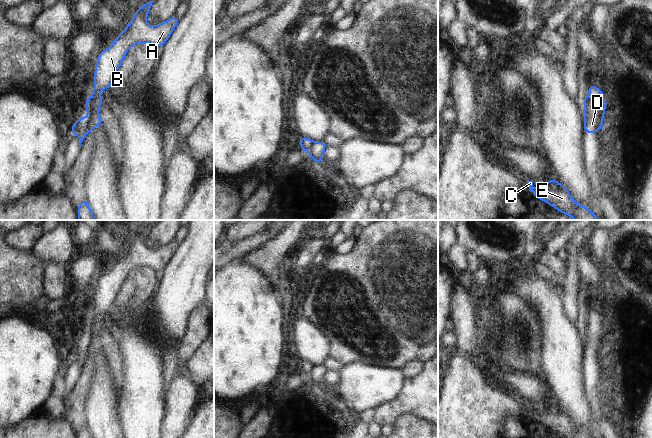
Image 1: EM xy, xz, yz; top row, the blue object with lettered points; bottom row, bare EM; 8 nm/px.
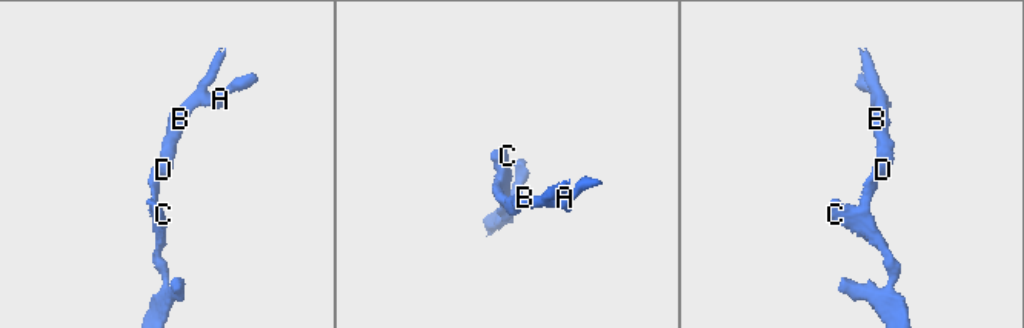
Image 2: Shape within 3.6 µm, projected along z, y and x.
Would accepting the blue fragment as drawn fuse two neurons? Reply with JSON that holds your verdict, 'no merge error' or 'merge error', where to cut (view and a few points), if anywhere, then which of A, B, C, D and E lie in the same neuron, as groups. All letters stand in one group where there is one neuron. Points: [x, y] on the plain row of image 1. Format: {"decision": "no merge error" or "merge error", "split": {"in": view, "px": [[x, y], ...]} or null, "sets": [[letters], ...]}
{"decision": "merge error", "split": {"in": "xy", "px": [[87, 342], [86, 355]]}, "sets": [["A", "B", "D"], ["C", "E"]]}

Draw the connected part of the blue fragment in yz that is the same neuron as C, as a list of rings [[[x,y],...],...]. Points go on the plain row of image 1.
[[[551,402],[550,406],[543,409],[542,413],[533,413],[533,405],[527,404],[527,410],[535,421],[549,427],[551,431],[557,431],[558,435],[567,438],[594,438],[587,431],[579,430],[570,420],[566,411]]]

